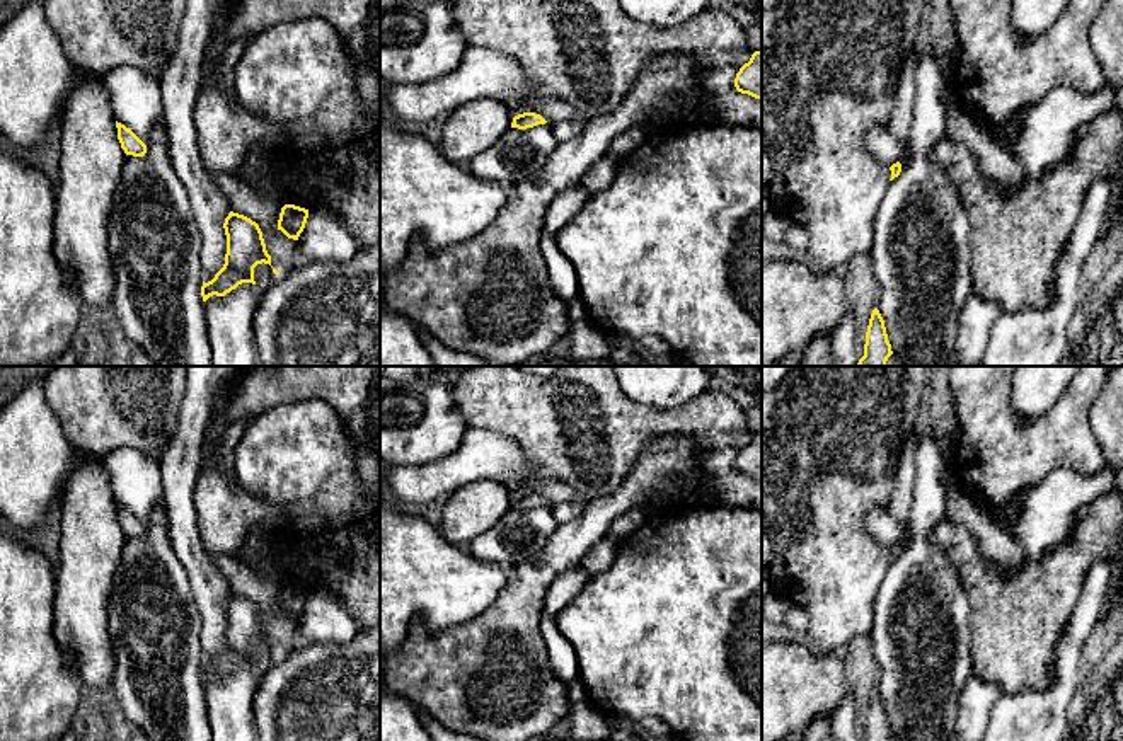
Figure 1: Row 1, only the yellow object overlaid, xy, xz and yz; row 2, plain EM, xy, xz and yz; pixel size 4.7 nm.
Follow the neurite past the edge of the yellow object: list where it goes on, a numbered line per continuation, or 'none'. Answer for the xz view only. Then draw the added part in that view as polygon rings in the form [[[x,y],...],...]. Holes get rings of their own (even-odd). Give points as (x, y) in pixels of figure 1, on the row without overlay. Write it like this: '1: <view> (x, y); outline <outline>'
none

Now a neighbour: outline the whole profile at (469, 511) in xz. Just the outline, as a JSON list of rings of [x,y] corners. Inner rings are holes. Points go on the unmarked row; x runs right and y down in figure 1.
[[[470,482],[446,496],[440,533],[450,543],[467,547],[474,538],[492,530],[511,504],[511,492],[499,482]]]

